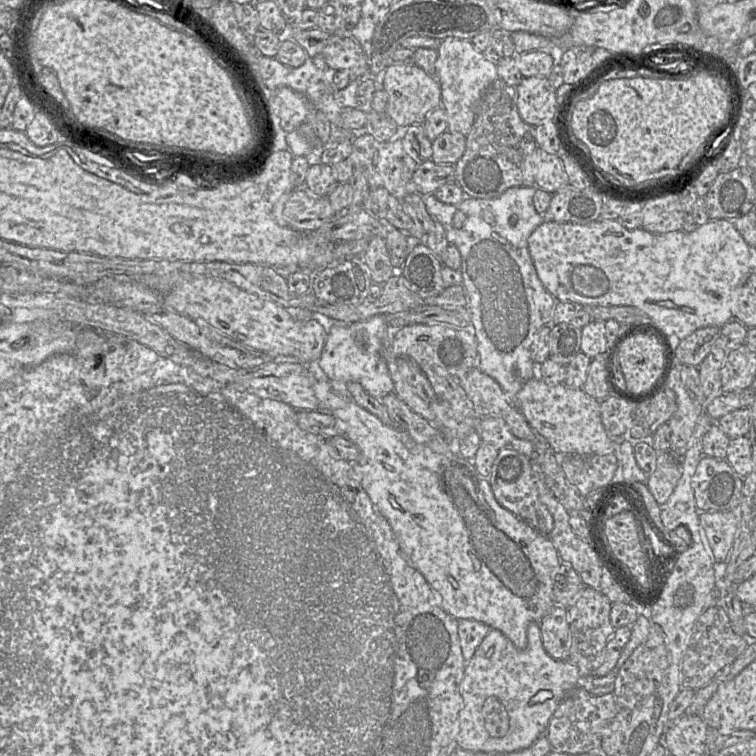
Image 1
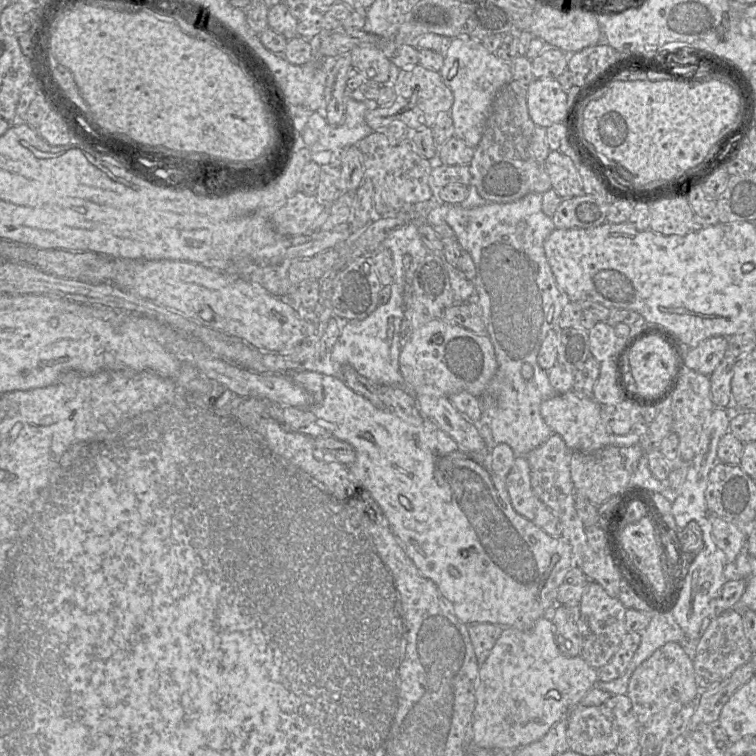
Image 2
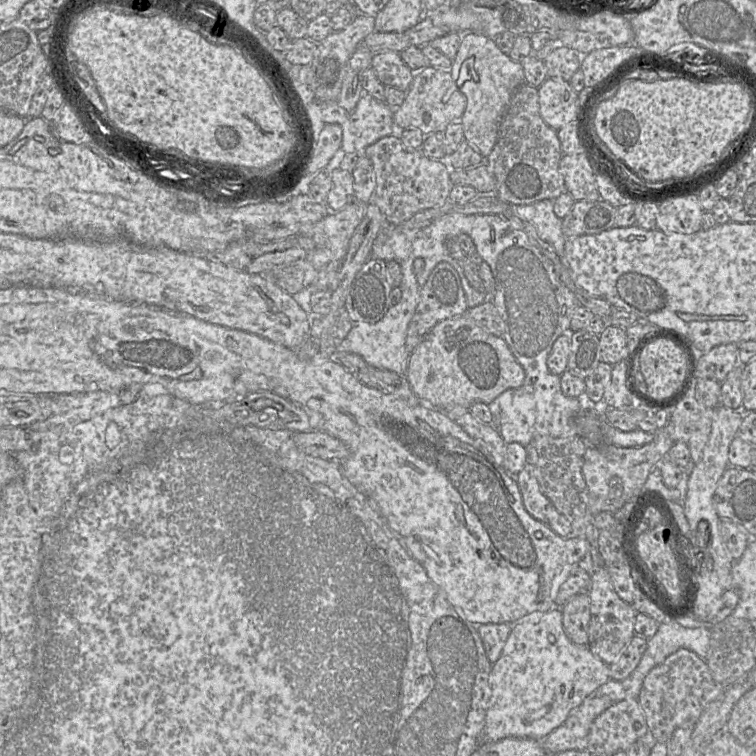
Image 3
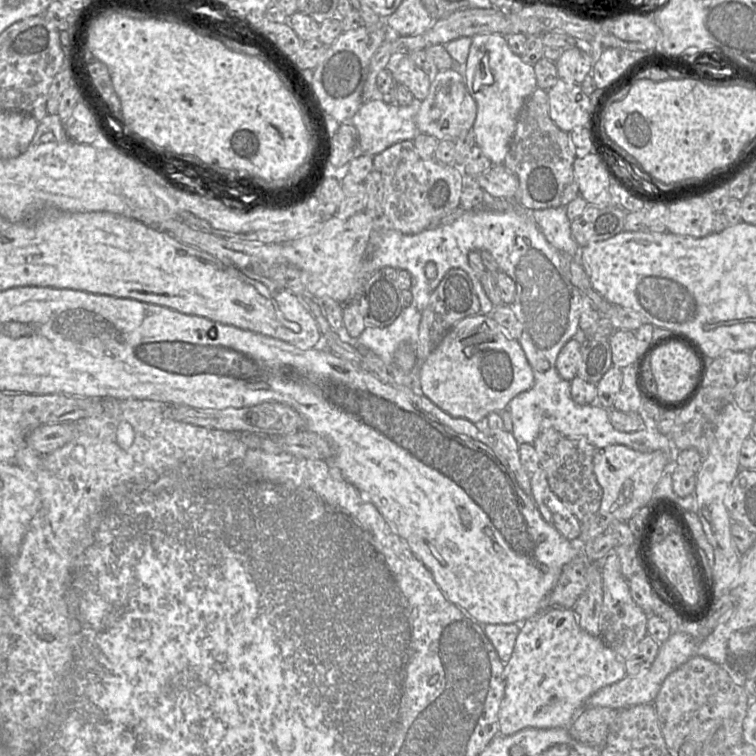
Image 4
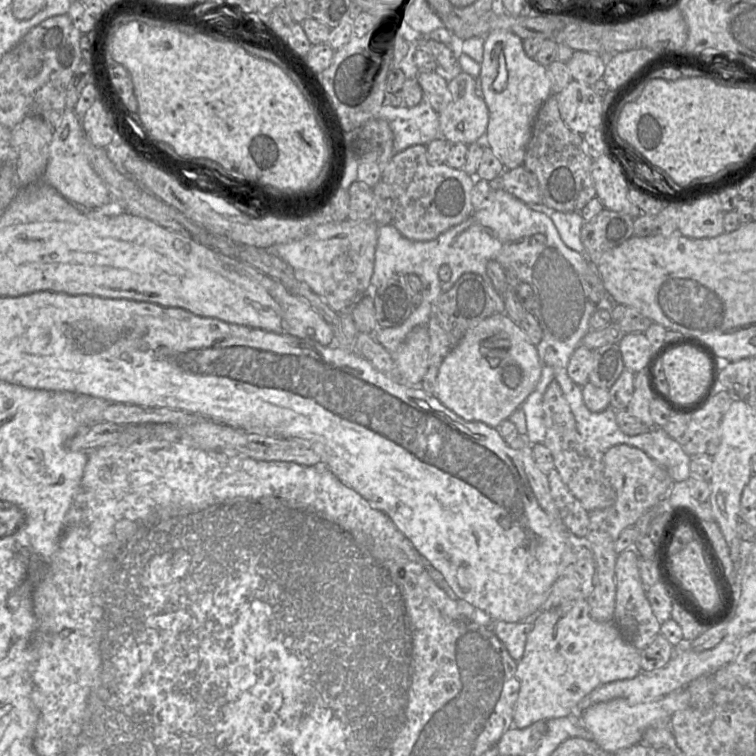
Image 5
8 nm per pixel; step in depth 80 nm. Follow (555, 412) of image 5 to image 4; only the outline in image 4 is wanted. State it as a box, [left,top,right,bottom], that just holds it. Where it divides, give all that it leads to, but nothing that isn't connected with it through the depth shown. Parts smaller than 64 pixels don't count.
[532,428,603,542]

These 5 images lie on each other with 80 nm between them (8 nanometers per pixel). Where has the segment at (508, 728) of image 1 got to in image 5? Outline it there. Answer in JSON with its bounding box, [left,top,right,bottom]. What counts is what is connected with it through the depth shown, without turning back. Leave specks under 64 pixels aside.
[512,599,640,728]

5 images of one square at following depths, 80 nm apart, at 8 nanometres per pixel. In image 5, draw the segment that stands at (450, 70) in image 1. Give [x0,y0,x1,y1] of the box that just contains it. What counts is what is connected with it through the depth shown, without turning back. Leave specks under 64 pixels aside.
[475,31,553,169]

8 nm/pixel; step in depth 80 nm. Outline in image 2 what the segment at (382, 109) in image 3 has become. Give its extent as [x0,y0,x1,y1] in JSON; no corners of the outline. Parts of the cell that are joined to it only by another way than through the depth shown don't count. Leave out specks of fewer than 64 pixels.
[300,98,373,154]

